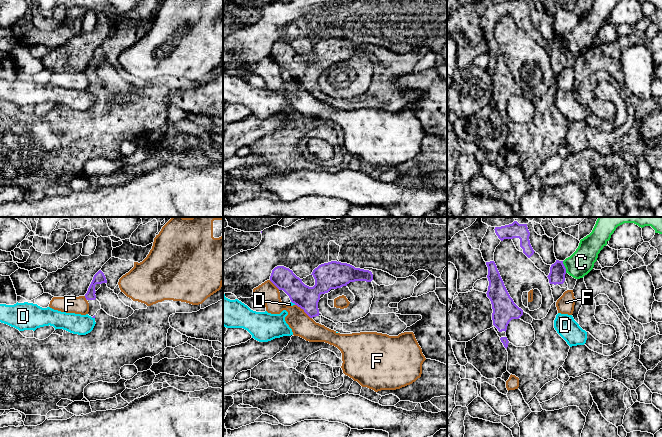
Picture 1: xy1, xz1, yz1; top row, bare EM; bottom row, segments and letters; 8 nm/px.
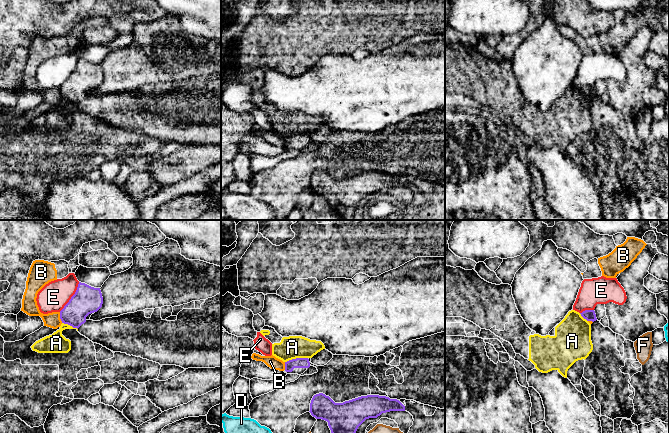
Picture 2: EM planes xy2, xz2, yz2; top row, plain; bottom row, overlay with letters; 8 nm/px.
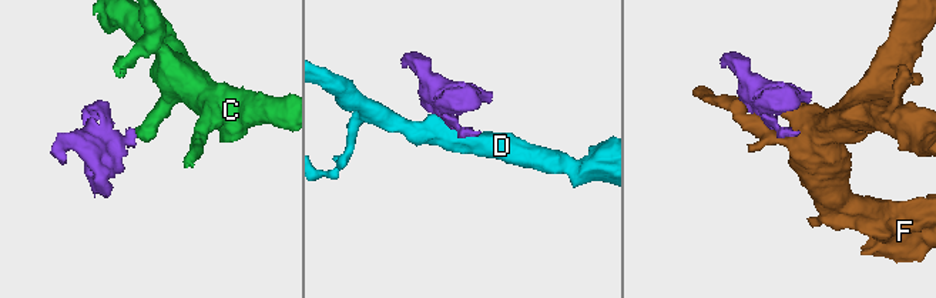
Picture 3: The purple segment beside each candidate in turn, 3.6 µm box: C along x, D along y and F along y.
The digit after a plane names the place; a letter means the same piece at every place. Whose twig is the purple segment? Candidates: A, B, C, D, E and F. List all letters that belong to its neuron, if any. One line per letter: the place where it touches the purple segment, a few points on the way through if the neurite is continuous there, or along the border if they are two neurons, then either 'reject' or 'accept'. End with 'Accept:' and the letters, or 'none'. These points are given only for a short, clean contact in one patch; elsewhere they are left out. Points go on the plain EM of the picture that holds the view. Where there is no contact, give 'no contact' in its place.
A: contact xz2 (296, 134); border xz2 (307, 133), (296, 133), (285, 138); reject
B: contact xy2 (60, 93); reject
C: contact yz1 (564, 43); reject
D: contact xz1 (293, 78); border xz1 (291, 77), (295, 80); reject
E: contact xy2 (71, 73); reject
F: contact xz1 (303, 85); reject
Accept: none

